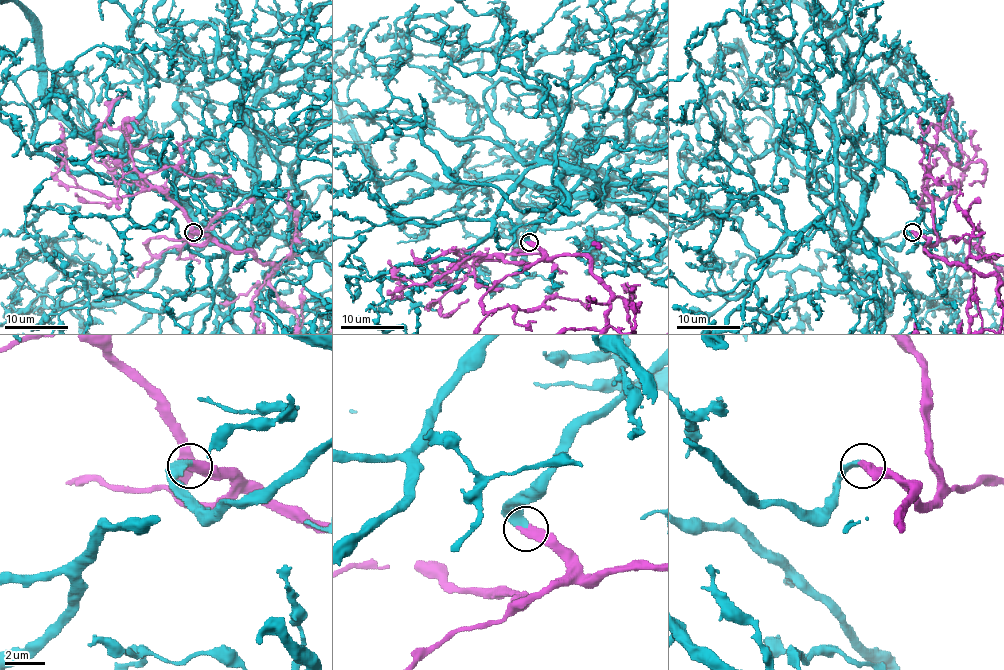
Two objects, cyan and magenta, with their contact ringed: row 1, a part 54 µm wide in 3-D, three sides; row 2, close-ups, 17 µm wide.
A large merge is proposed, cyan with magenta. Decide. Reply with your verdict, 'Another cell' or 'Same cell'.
Same cell

